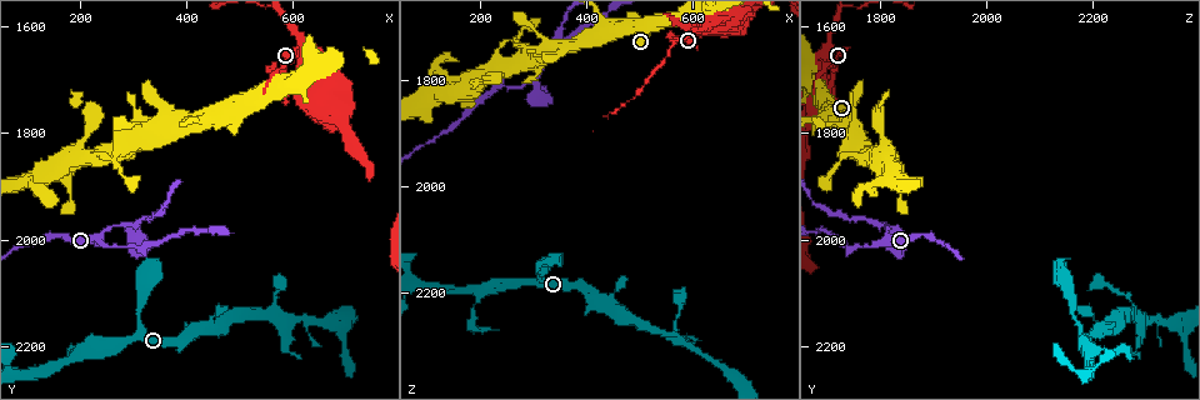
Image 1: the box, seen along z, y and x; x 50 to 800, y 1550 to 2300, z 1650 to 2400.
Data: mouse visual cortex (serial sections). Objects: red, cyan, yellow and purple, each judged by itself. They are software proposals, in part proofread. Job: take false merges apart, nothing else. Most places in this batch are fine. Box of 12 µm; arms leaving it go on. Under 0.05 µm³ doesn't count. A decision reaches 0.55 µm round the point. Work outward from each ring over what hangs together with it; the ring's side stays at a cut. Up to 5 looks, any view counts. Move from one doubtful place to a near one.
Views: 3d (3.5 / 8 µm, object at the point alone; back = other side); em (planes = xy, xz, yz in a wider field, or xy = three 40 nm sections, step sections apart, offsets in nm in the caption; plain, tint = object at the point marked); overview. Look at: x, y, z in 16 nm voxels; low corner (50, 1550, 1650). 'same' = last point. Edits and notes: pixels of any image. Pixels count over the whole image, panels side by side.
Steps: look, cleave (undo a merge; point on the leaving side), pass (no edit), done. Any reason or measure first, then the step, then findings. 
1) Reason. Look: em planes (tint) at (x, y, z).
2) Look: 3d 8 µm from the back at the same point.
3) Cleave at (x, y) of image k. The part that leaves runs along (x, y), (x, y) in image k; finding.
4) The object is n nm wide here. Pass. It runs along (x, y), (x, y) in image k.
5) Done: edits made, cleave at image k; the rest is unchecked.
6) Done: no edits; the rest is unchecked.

Thin arm on a thick one. Look: 3d 8 µm at (305, 1975, 1800).

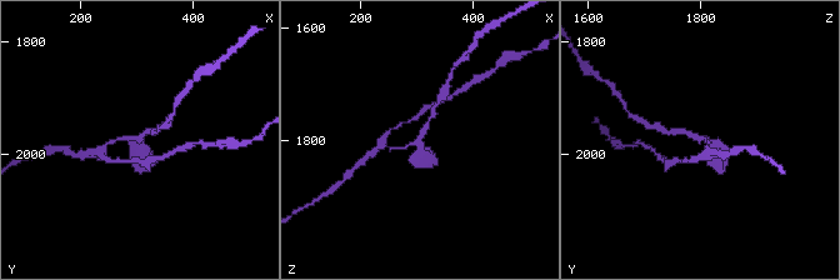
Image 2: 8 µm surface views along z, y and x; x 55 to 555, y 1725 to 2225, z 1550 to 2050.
Look: 3d 3.5 µm at (305, 1970, 1805).

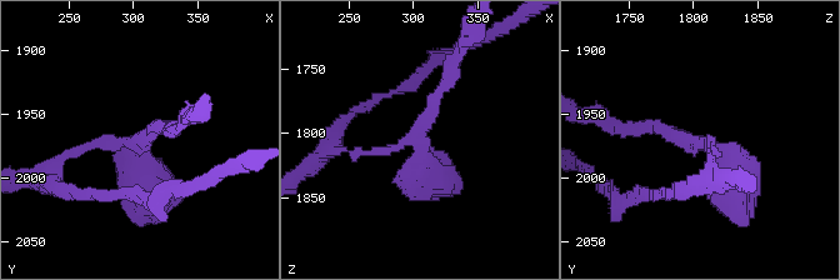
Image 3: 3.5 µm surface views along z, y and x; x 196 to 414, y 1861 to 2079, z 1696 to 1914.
3 arms meet here; the arms are 100, 150, 500 nm wide; shape alone is not enough. Look: em xy step 1 (tint) at (300, 1970, 1804).

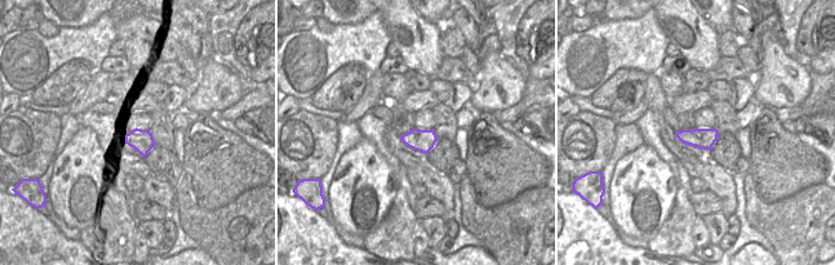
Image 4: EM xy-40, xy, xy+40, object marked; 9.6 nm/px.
Pass. It runs along (61, 156), (99, 141), (141, 145), (149, 203) in image 3; all the same cell.

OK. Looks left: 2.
A fork. Look: em xy step 5 (tint) at (290, 1825, 1745).

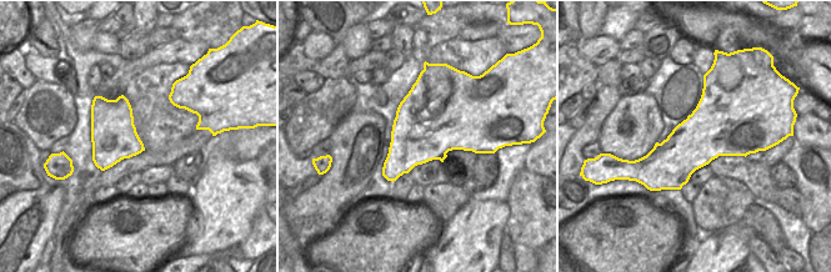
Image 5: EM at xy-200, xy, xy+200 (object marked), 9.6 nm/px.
Wider look. Look: 3d 3.5 µm from the back at the same point.

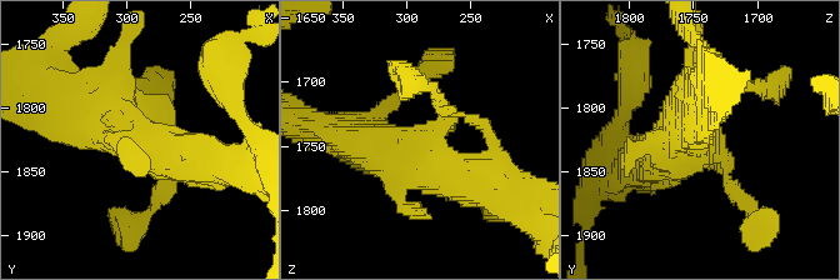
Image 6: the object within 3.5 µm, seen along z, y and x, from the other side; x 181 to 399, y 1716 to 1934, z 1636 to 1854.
Pass. It runs along (56, 96), (195, 158) in image 6; continuous, no second cell.

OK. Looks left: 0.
Done: no edits; the rest is unchecked.

